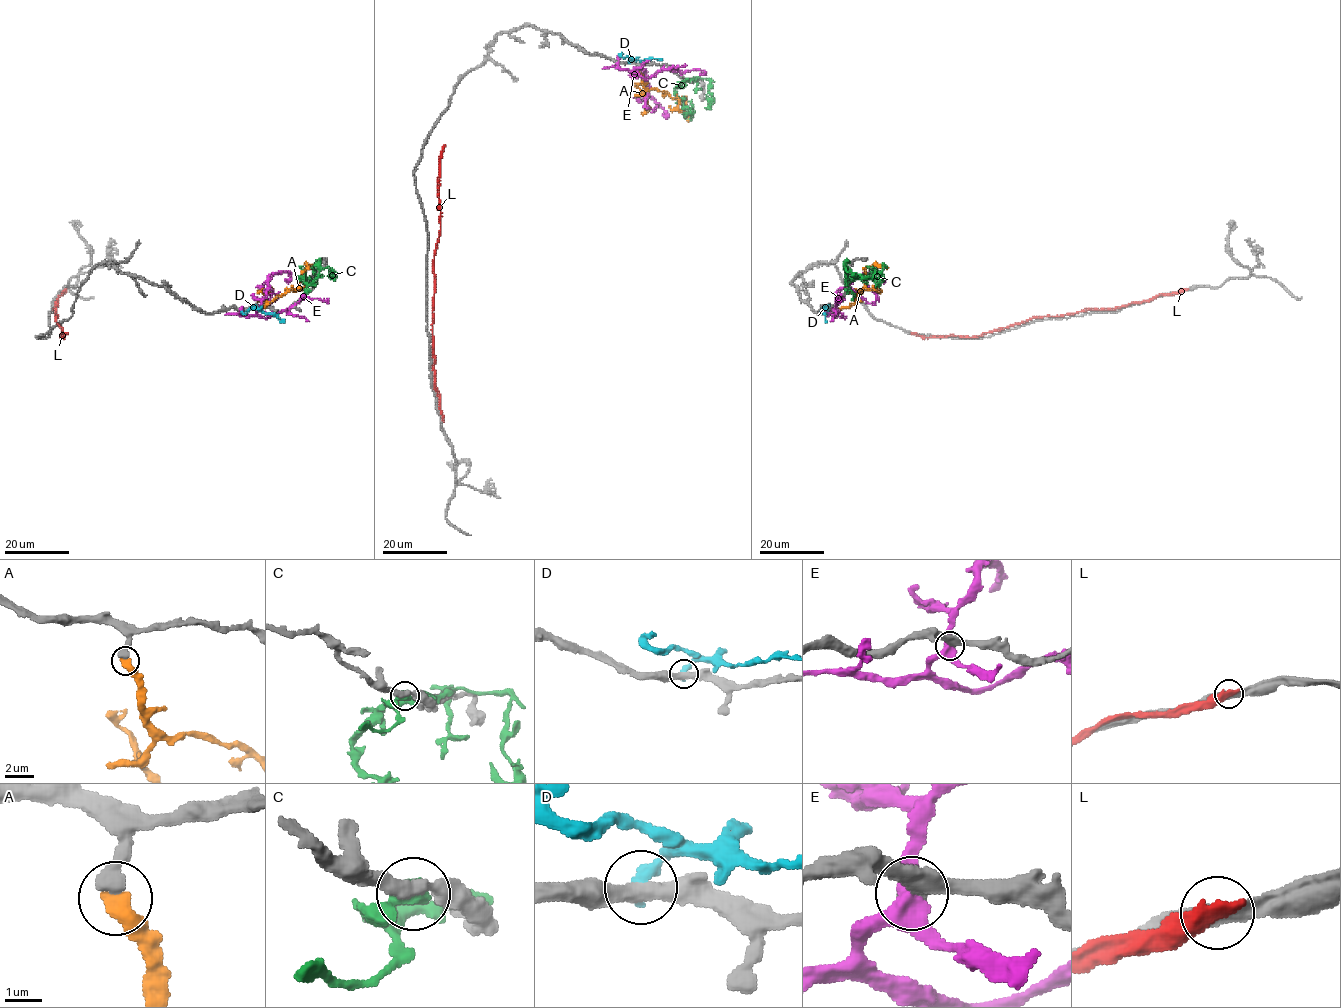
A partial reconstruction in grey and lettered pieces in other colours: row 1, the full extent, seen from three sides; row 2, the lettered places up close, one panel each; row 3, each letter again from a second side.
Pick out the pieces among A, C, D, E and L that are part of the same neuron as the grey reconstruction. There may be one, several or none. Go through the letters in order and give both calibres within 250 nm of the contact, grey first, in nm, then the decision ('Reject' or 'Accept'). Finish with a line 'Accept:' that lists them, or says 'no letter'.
A: Thickness 360 nm (grey) against 480 nm. Accept
C: Thickness 320 nm (grey) against 440 nm. Reject
D: Thickness 400 nm (grey) against 400 nm. Reject
E: Thickness 440 nm (grey) against 400 nm. Reject
L: Thickness 360 nm (grey) against 500 nm. Reject
Accept: A

